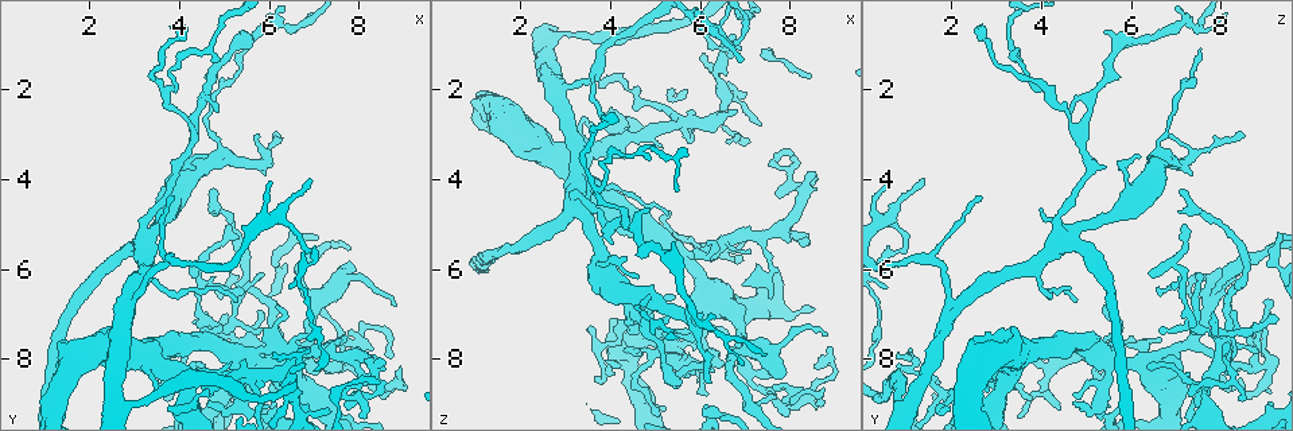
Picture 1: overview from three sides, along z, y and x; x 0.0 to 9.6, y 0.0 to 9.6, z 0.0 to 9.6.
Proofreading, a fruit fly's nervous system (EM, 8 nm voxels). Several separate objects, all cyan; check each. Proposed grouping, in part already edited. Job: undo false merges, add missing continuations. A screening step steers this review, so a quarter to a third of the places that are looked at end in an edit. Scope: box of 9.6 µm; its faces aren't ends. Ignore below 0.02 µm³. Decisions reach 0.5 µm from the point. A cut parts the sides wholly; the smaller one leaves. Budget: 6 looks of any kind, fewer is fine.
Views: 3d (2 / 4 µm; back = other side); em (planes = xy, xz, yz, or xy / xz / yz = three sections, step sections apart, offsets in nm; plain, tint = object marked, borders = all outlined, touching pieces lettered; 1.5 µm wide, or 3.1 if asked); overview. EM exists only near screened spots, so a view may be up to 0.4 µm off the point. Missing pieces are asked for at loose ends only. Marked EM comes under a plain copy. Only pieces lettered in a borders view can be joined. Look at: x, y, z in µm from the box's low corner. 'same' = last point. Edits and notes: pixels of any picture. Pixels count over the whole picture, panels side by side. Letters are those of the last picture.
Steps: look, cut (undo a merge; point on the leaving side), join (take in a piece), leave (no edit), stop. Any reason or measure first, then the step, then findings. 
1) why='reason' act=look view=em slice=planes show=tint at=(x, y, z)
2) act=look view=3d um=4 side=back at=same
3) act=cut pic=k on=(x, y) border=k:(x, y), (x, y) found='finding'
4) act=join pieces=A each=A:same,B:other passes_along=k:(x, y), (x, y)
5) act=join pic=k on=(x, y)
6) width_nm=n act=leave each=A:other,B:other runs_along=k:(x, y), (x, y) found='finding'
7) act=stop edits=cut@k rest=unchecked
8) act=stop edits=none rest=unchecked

act=look view=em slice=xz step=8 show=tint at=(8.55, 8.10, 3.90)

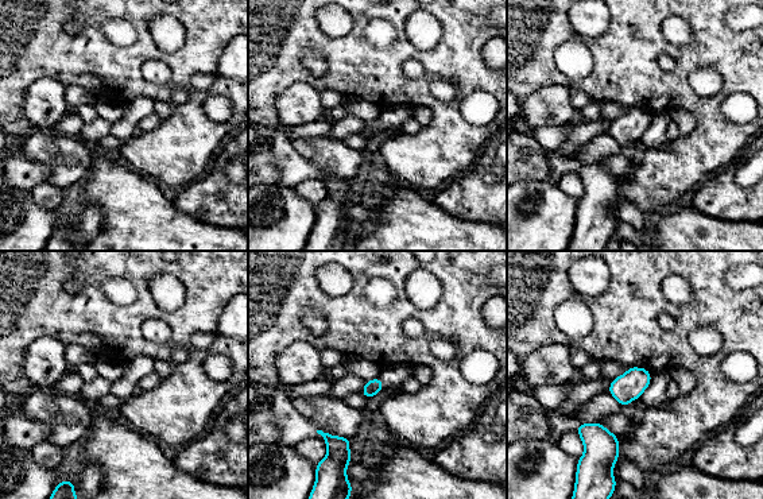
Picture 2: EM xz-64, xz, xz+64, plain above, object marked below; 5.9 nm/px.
why='cut it another way' act=look view=em slice=planes show=tint at=same

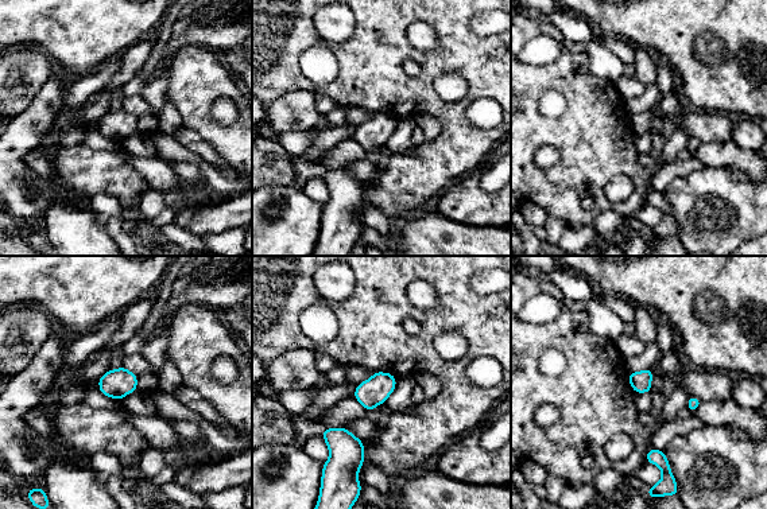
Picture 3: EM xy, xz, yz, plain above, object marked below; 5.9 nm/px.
why='see the neighbours' act=look view=em slice=planes show=borders at=same

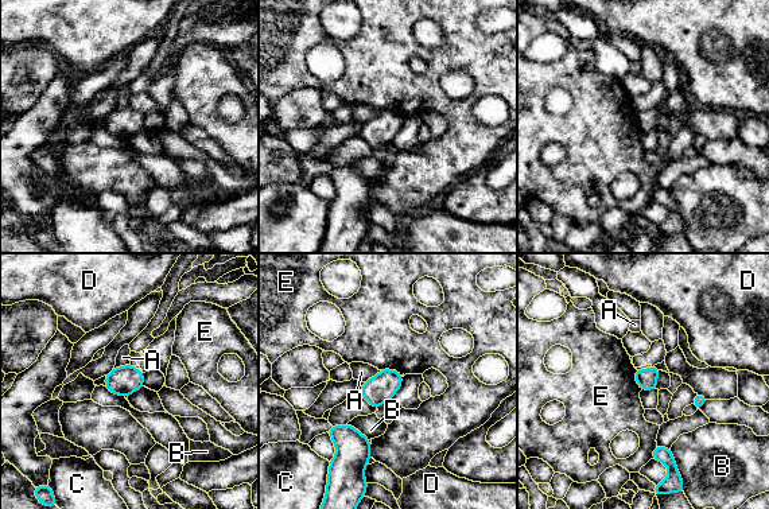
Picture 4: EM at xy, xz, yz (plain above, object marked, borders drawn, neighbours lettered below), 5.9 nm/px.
act=leave each=A:other,B:other,C:other,D:other,E:other border=4:(380, 369), (396, 369), (402, 375) found='none of them fits'

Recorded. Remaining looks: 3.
why='an open end' act=look view=3d um=4 at=(5.20, 6.70, 4.80)

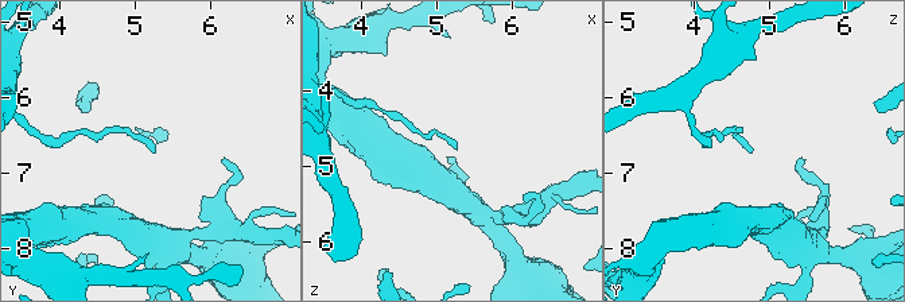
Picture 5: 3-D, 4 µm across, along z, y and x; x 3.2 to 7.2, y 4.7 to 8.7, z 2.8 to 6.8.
act=look view=em slice=planes show=tint at=(5.25, 6.70, 4.80)

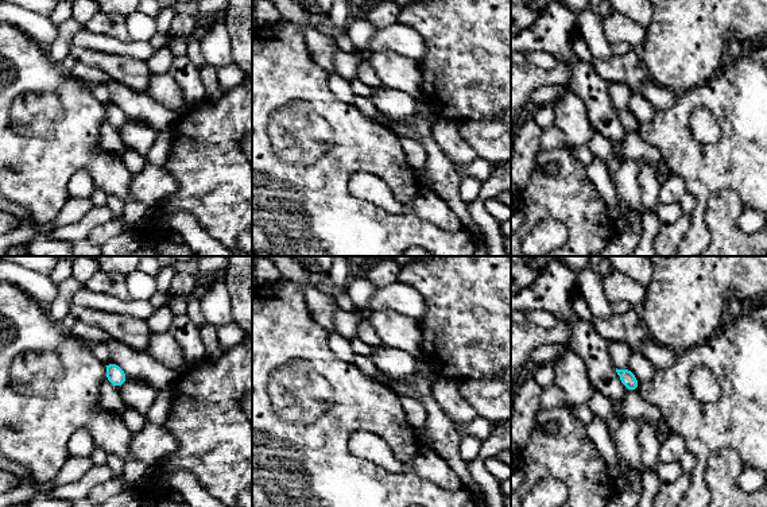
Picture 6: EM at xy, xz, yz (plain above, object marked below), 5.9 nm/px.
act=look view=em slice=planes show=borders at=same

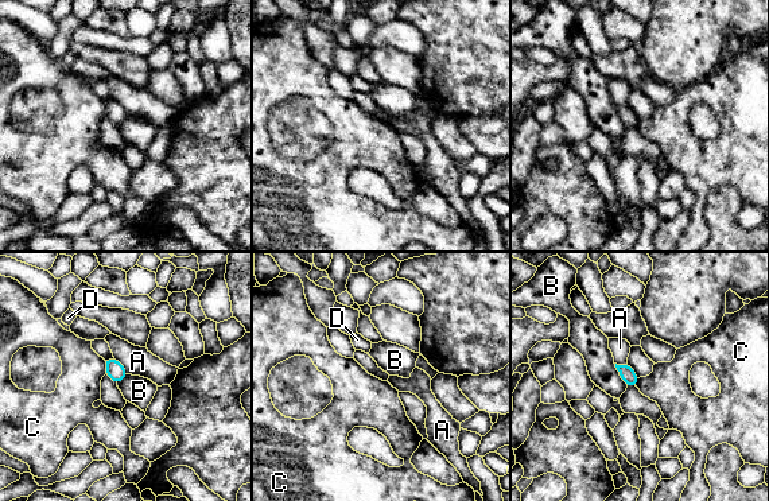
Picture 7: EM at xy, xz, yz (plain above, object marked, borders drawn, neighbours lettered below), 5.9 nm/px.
width_nm=90 act=leave each=A:other,B:other,C:other,D:other border=7:(103, 360), (107, 373) found='none of them fits'

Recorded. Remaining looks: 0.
act=stop edits=none rest=unchecked

